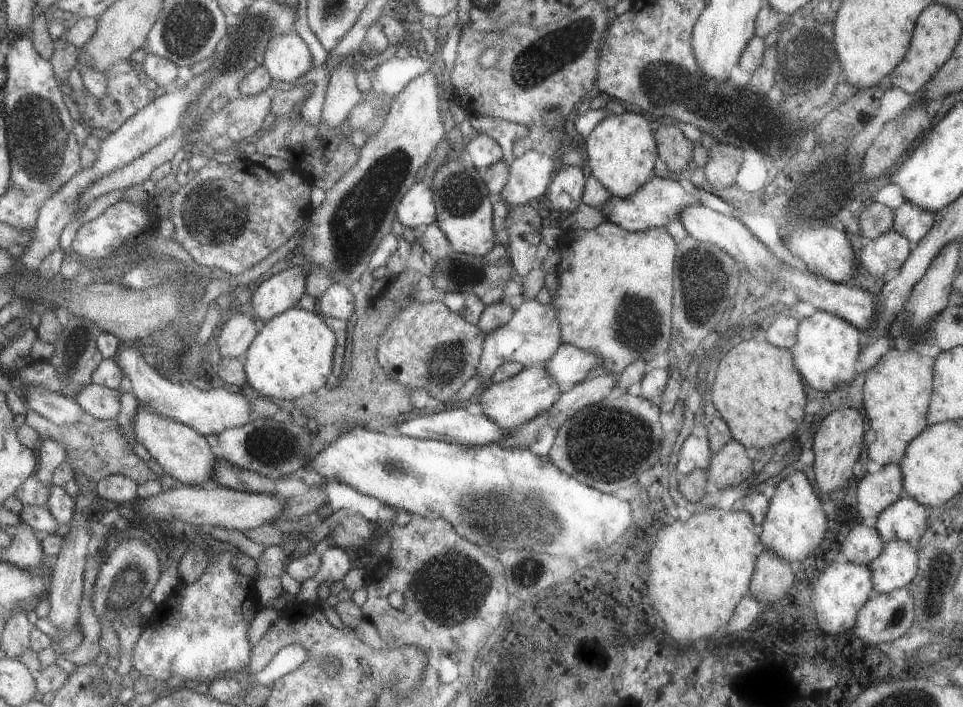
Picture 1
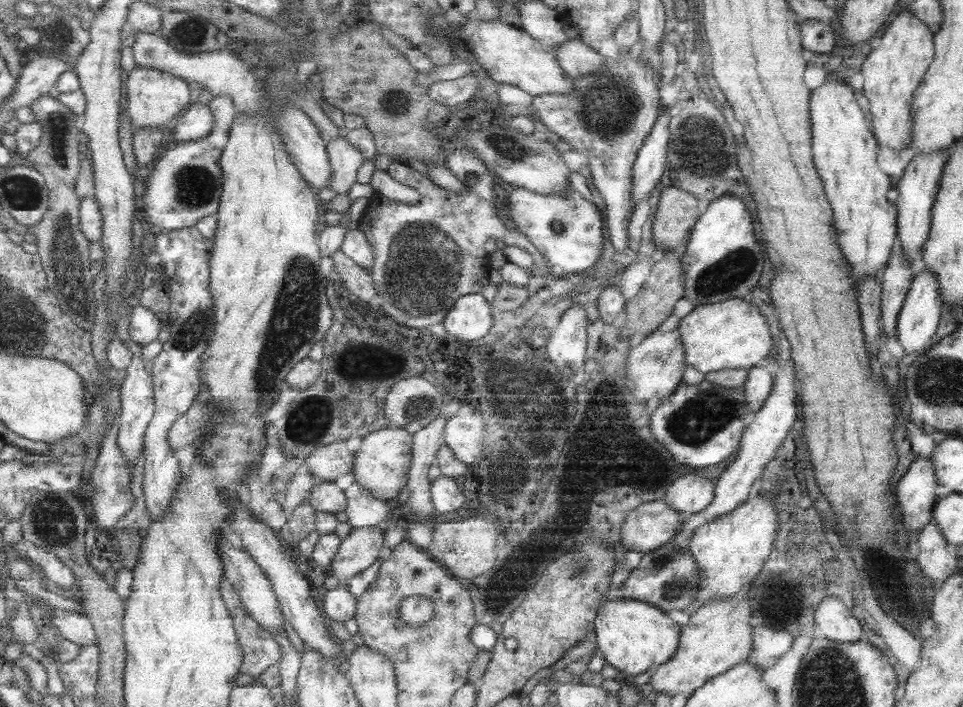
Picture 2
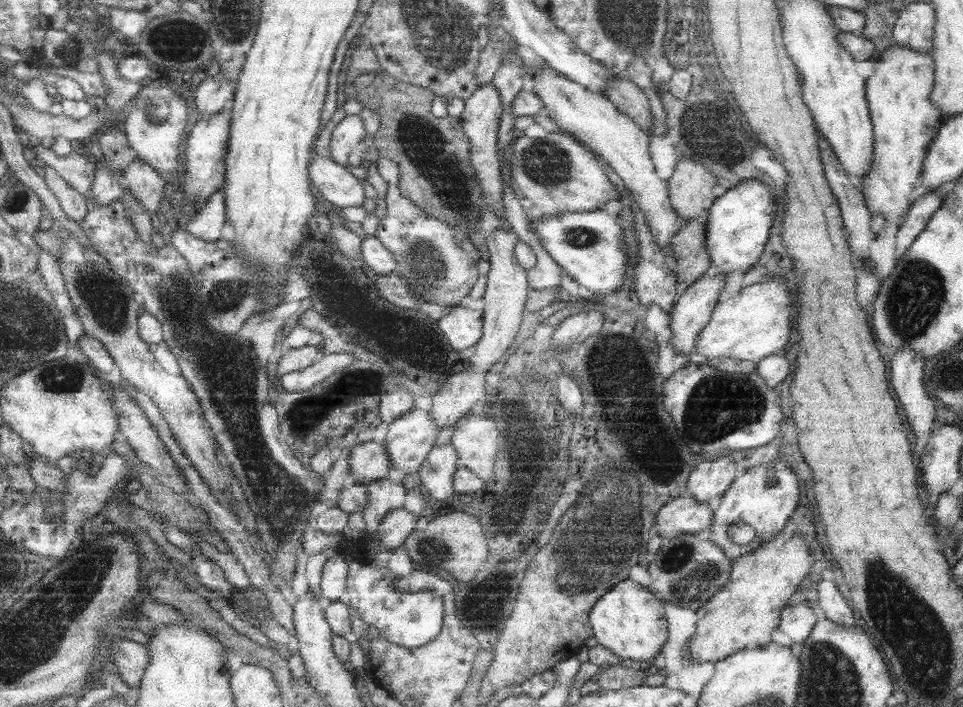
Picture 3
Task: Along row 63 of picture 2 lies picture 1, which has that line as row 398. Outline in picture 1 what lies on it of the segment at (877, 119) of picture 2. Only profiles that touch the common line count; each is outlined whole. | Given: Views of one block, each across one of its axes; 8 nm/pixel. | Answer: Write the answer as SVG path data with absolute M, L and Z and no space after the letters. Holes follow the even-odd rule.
M893 345L865 371L861 400L869 426L875 433L875 439L865 450L871 462L881 467L898 464L909 441L927 426L925 412L931 396L933 365L933 358L919 354L913 350L913 345L909 348Z

